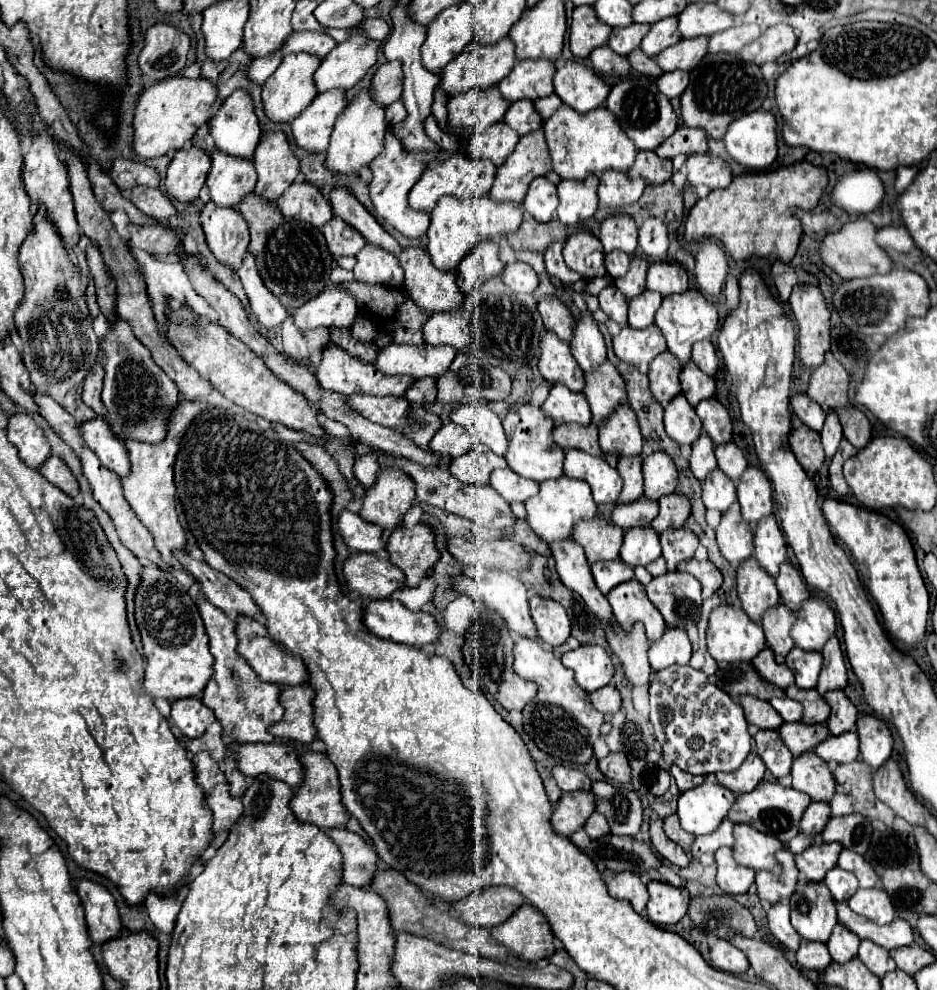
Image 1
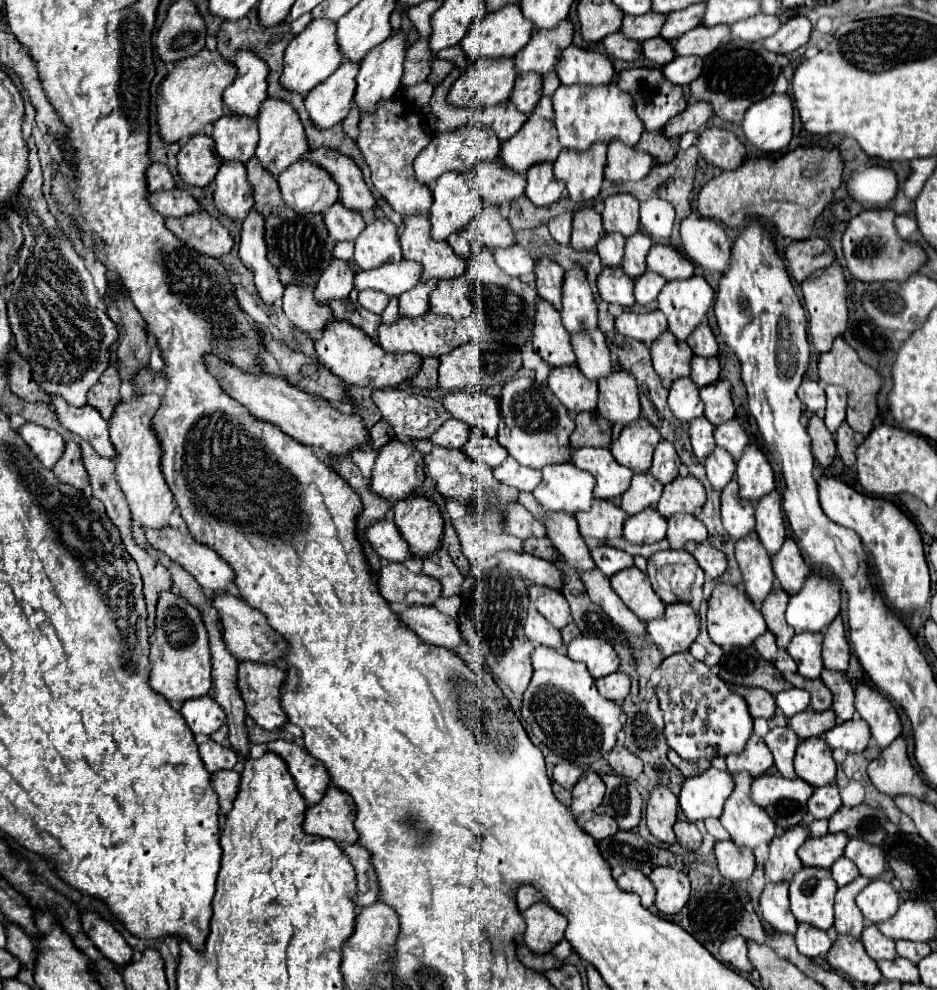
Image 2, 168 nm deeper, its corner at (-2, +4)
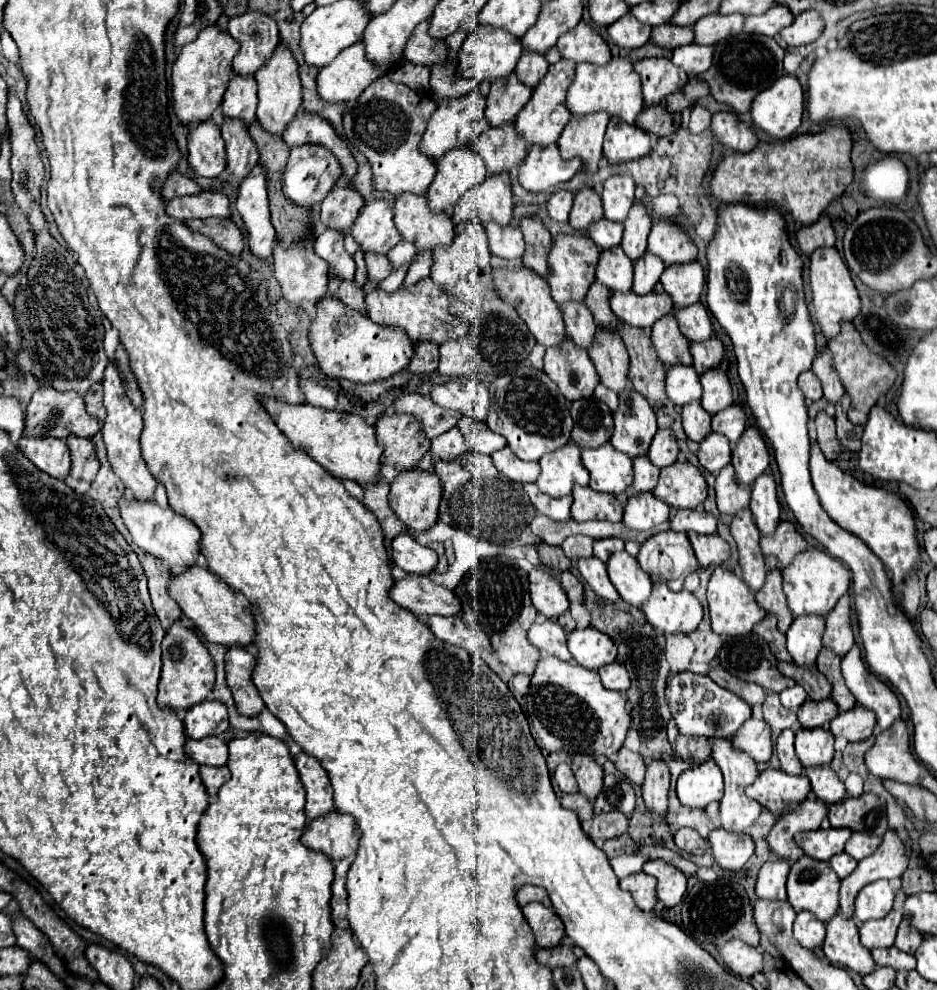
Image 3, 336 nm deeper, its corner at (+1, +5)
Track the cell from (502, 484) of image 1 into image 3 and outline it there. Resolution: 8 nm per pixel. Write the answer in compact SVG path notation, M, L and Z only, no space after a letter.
M503 448L495 454L491 454L491 458L493 458L495 468L513 482L527 484L527 482L535 482L539 476L539 464L537 462L523 462L509 448Z

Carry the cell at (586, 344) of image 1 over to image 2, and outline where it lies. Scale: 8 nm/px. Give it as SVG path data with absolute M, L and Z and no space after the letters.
M580 265L566 271L564 275L560 315L568 333L586 331L598 325L598 307L586 279L586 271Z

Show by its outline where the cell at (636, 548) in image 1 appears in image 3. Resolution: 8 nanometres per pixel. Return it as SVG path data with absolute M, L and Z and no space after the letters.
M651 492L631 496L623 514L623 524L633 530L649 530L667 520L669 520L669 506L657 500Z

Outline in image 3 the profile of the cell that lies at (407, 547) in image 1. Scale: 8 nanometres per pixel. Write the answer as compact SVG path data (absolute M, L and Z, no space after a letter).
M407 470L399 472L391 482L389 502L409 530L427 532L437 522L441 492L441 480L435 474Z

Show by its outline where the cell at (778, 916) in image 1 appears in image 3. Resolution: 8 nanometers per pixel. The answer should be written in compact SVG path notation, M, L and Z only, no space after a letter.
M771 860L765 862L759 878L757 878L757 886L755 886L755 894L761 900L779 900L785 902L787 900L787 890L785 890L785 882L787 882L787 874L789 874L791 864L785 860Z

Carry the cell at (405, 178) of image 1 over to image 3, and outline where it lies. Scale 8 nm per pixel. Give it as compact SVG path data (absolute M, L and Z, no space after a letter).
M381 76L377 82L369 84L357 98L355 106L345 112L345 136L359 152L367 156L373 170L375 190L389 192L393 196L425 196L435 178L435 164L419 152L419 142L433 110L435 104L427 94L417 94L405 84L395 84L387 76Z

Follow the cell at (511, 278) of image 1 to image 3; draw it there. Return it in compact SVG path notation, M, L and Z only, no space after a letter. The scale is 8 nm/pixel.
M495 222L487 224L487 240L489 250L493 256L505 258L505 260L519 260L525 254L525 242L519 228L513 226L497 226Z

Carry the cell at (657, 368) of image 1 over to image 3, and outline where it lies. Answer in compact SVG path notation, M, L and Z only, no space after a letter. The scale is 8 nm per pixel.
M667 314L665 318L653 324L651 340L657 350L657 356L667 368L677 364L683 364L683 366L693 364L693 358L689 354L689 340L679 332L677 318L673 314Z

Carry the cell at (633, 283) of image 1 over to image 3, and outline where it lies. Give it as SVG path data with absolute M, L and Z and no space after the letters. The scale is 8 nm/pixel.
M635 202L633 208L629 210L629 218L625 220L625 232L623 232L623 240L621 240L621 248L623 252L635 262L639 260L645 250L647 250L647 236L651 232L651 218L645 212L641 202Z

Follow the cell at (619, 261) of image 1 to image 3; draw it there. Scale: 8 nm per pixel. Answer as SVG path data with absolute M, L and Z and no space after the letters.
M605 218L595 222L593 226L589 226L589 238L597 244L599 252L605 252L605 250L619 246L621 236L623 236L623 224L607 222Z

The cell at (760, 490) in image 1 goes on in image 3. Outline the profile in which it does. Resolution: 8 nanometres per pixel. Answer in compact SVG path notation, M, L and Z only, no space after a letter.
M747 428L739 438L733 450L733 468L737 472L739 482L751 486L755 478L759 478L769 468L769 452L765 440L757 428Z

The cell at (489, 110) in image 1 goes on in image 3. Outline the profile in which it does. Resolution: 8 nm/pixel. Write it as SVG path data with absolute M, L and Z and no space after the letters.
M481 28L479 32L475 32L473 36L469 36L463 42L461 52L459 52L459 64L455 68L455 76L457 78L473 78L479 84L485 80L495 82L497 78L509 76L515 70L519 58L521 58L521 44L517 38L509 36L505 30Z

